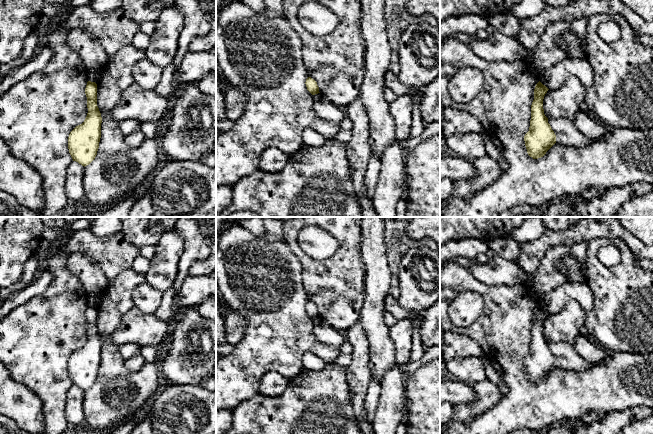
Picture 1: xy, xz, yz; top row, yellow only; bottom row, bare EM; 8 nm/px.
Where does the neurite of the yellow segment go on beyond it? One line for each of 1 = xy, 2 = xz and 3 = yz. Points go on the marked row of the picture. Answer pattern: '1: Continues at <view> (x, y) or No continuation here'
1: No continuation here
2: No continuation here
3: No continuation here

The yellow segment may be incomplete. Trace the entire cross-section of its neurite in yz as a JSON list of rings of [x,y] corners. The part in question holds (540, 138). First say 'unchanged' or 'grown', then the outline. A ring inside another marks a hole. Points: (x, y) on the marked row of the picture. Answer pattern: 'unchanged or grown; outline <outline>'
unchanged; outline [[[540,81],[534,89],[530,127],[524,136],[527,153],[533,159],[543,157],[556,143],[556,135],[548,123],[543,109],[543,99],[548,90]]]

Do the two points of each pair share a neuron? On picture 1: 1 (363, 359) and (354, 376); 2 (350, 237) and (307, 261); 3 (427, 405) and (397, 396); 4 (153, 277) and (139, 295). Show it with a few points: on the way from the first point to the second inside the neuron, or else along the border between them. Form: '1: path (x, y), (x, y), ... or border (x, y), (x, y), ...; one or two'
1: path (359, 363), (358, 372); one
2: path (345, 249), (331, 263), (319, 263); one
3: border (406, 375), (405, 410), (402, 421); two
4: border (145, 281), (162, 292); two

